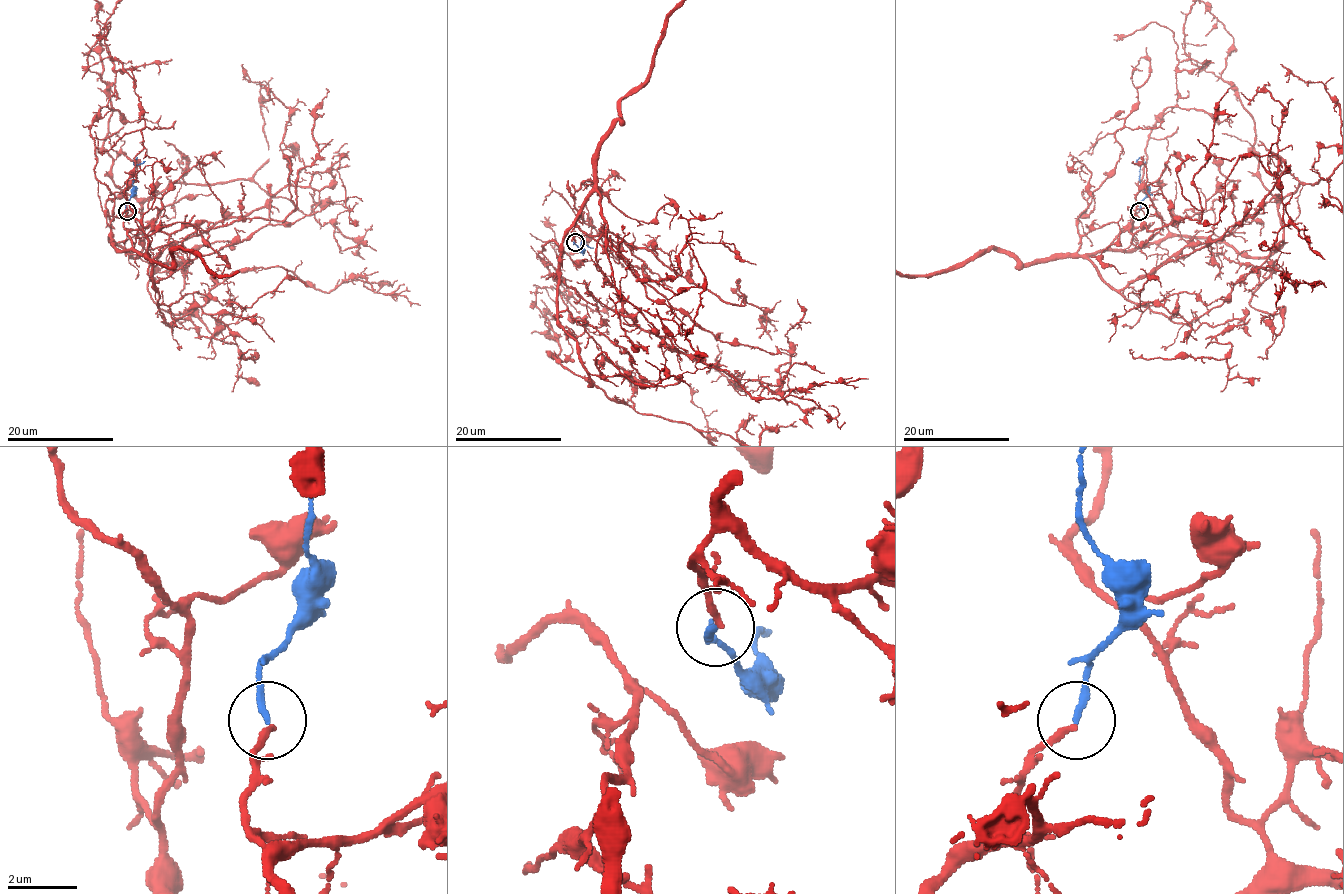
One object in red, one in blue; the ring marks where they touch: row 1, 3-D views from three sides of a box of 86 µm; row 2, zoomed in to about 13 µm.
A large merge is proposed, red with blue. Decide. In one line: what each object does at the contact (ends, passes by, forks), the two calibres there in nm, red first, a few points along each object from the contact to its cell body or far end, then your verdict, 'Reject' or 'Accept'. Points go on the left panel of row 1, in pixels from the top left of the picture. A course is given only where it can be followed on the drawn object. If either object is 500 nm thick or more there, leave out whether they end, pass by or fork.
At the ring red ends. At the ring blue ends. Thickness 180 nm (red) against 200 nm. Course of red: (127, 211), (140, 254), (169, 267), (191, 250), (216, 275), (242, 271), (284, 222), (250, 179), (135, 251). Accept

